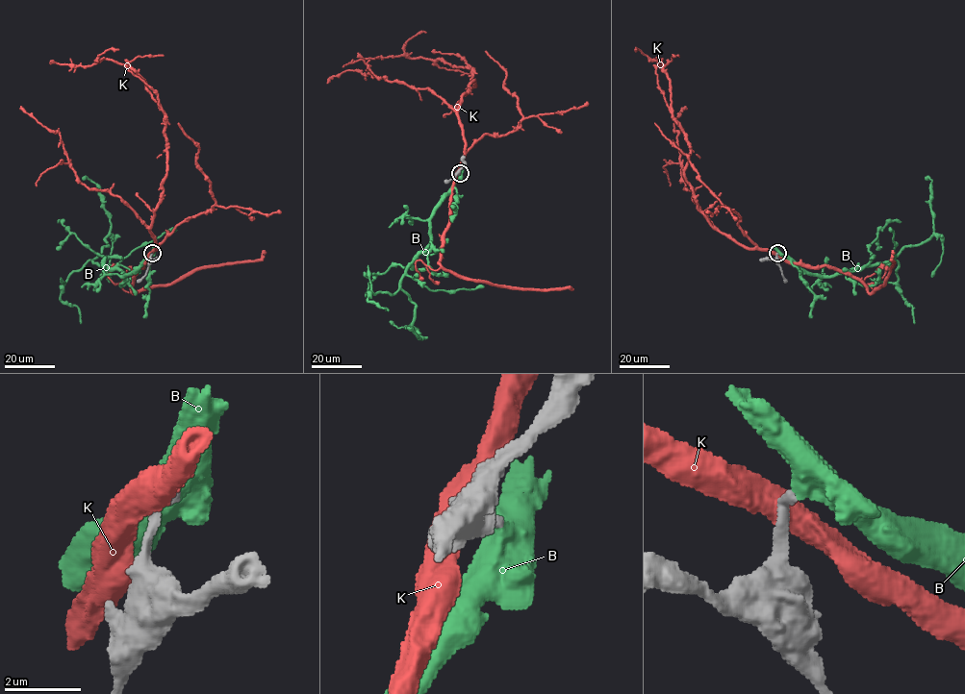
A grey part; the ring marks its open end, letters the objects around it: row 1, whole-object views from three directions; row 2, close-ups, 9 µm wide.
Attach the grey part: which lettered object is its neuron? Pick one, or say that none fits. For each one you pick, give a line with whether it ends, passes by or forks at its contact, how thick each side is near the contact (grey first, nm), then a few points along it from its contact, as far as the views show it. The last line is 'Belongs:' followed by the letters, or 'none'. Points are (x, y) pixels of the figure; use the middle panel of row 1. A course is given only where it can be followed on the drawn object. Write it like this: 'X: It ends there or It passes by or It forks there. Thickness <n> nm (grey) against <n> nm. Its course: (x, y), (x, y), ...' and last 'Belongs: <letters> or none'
B: It passes by. Thickness 240 nm (grey) against 600 nm. Its course: (460, 174), (430, 219), (430, 244), (402, 278), (400, 286), (416, 305), (412, 326), (418, 330), (390, 321)
Belongs: B

